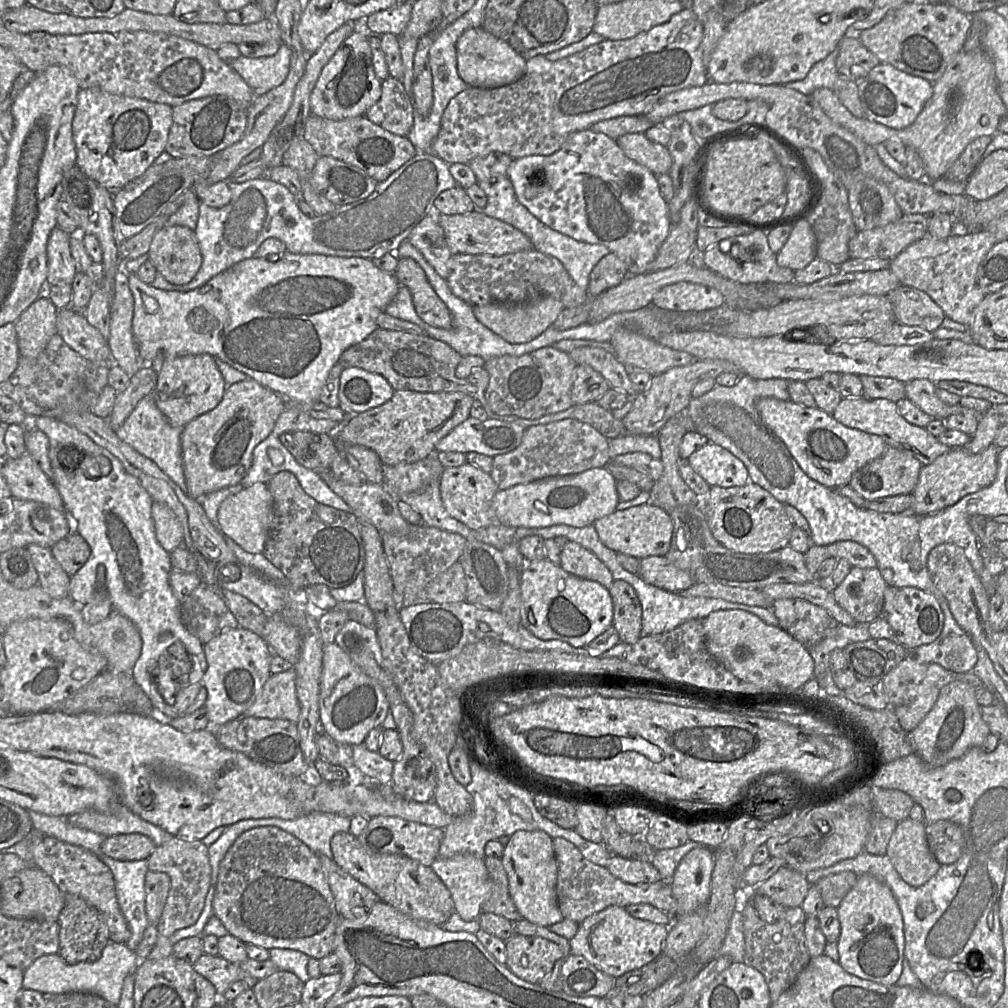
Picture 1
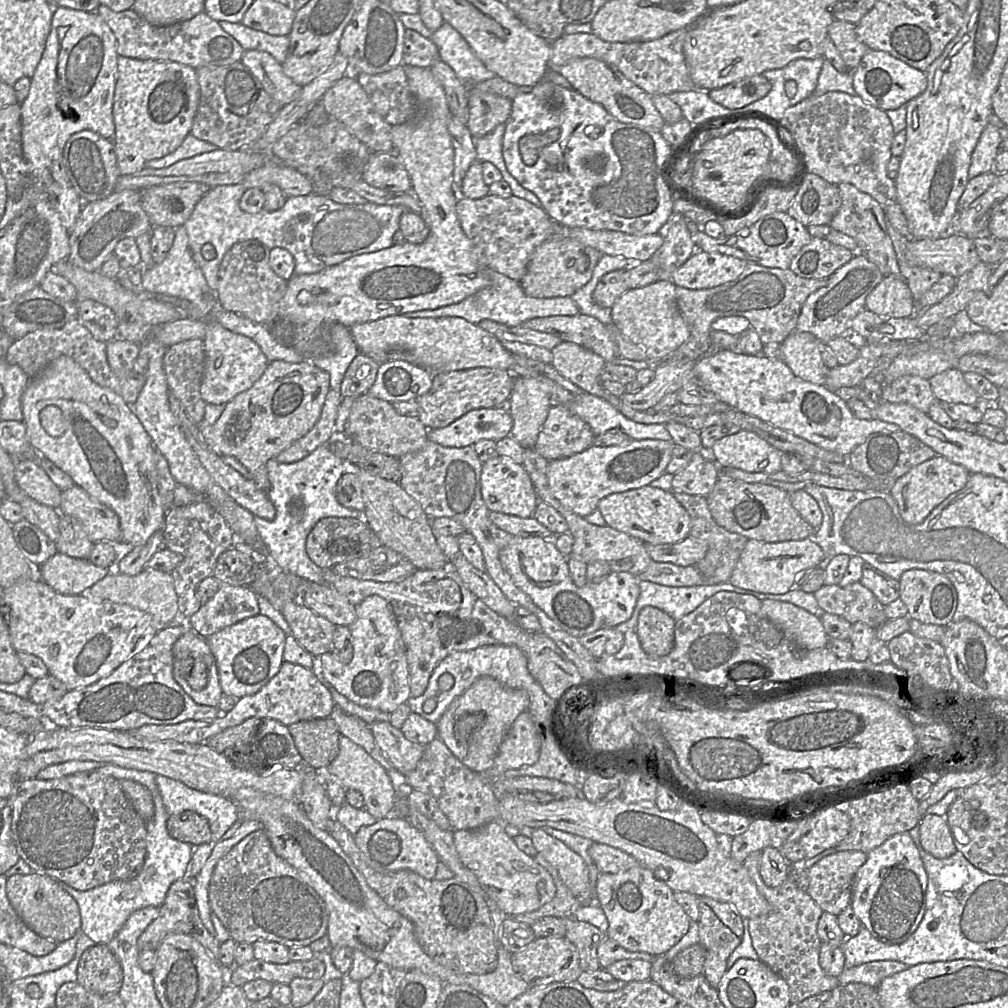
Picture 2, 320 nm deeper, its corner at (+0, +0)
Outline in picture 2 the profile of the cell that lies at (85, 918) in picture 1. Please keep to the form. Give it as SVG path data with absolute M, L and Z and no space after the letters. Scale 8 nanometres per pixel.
M94 944L82 953L77 982L97 995L119 993L123 983L121 964L106 944Z

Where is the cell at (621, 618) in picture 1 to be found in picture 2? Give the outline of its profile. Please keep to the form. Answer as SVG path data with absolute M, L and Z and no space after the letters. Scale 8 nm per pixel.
M646 606L639 614L635 632L645 653L653 657L668 655L674 647L676 621L662 610Z

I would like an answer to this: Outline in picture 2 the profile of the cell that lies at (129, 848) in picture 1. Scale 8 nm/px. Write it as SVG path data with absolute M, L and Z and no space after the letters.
M186 810L169 815L166 826L172 838L192 846L211 841L208 820L194 811Z

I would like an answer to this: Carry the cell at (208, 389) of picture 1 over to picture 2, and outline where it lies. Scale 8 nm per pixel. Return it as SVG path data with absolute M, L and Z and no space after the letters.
M216 321L206 322L207 330L202 339L206 362L200 390L201 397L207 404L226 405L261 378L269 361L252 339L233 333Z

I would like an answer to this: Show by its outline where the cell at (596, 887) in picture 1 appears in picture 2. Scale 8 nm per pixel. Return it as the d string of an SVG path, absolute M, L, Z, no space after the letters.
M698 897L698 907L699 943L706 950L703 975L712 987L717 988L724 973L728 970L727 959L741 943L744 933L744 918L729 903L709 897Z

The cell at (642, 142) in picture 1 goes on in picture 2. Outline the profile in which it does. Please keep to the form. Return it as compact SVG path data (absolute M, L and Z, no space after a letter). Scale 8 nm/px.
M578 58L550 69L563 76L571 88L592 102L602 105L618 121L661 131L665 121L653 104L652 96L628 80L616 68L595 58Z

